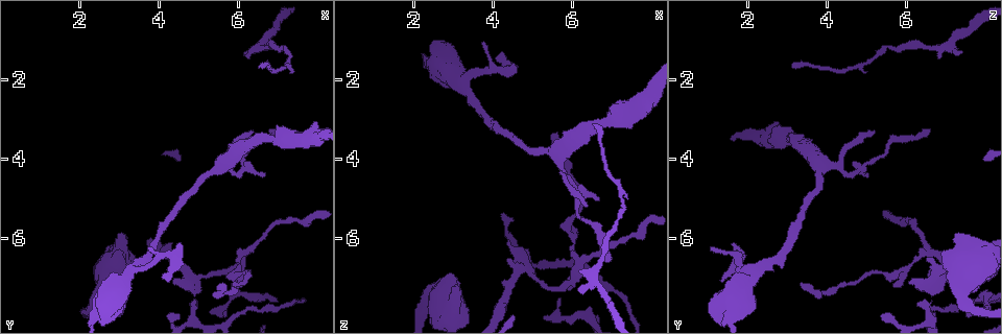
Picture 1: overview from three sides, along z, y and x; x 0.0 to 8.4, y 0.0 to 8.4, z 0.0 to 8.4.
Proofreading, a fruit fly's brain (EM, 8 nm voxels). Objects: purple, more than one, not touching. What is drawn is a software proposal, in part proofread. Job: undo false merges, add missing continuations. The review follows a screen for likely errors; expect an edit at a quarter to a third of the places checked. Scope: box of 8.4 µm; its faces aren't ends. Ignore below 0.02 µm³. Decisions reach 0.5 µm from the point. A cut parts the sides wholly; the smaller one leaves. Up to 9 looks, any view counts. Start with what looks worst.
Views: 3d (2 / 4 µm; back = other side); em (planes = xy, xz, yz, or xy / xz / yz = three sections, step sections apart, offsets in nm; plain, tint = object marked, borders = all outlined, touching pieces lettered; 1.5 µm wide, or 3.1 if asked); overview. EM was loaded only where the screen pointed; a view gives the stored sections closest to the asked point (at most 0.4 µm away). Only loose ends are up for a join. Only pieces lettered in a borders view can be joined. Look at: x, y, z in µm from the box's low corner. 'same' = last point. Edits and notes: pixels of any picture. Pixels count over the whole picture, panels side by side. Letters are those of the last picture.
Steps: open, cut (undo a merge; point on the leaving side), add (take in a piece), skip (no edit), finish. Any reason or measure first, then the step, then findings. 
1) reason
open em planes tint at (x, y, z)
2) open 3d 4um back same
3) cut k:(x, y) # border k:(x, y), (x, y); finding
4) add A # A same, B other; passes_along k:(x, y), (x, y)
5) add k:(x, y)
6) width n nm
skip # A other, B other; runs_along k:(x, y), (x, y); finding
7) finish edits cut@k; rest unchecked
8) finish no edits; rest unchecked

an open end
open em planes plain at (4.20, 7.05, 1.35)

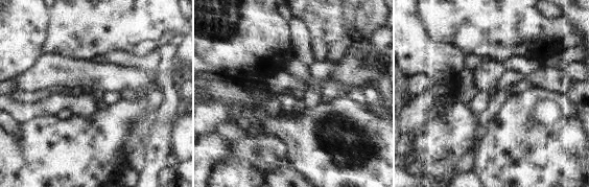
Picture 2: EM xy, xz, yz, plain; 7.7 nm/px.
open em planes borders same

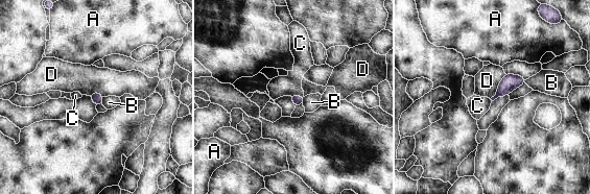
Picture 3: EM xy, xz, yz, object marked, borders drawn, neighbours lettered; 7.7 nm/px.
add C # A other, B other, C same, D other; passes_along 3:(298, 100), (296, 95), (291, 85); it goes on there

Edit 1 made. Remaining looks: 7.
open overview

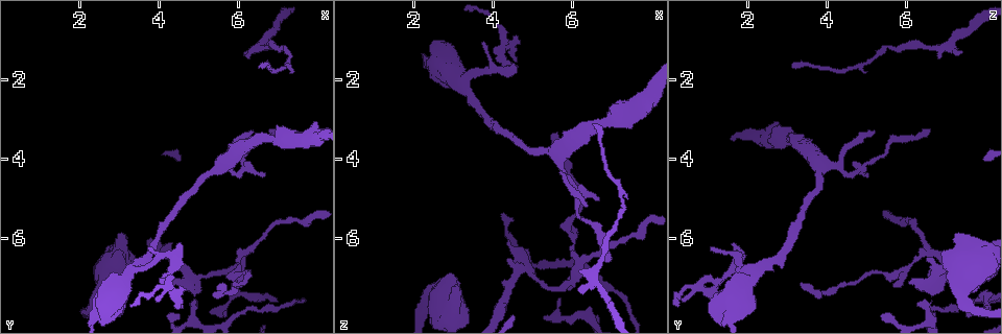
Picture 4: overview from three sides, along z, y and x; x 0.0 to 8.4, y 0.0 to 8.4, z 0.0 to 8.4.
an open end
open em planes borders at (2.95, 6.35, 6.85)

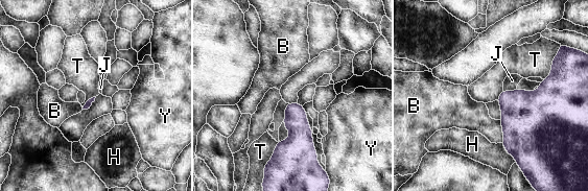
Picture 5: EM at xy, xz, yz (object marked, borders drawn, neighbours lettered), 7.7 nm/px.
skip # B other, H other, J other, T other, Y other; border 5:(554, 56), (551, 71), (543, 79); no lettered piece goes on from it

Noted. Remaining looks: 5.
end of a long branch
open em planes borders at (5.60, 7.15, 3.35)

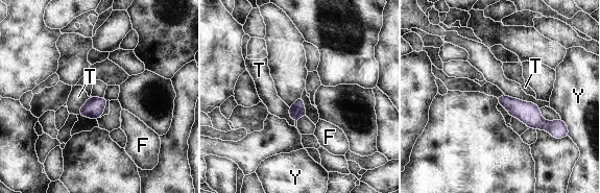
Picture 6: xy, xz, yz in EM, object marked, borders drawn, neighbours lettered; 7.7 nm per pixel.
longest_contact T 150 nm
skip # F other, T other, Y other; none of them fits

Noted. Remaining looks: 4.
finish edits add@3; rest unchecked

